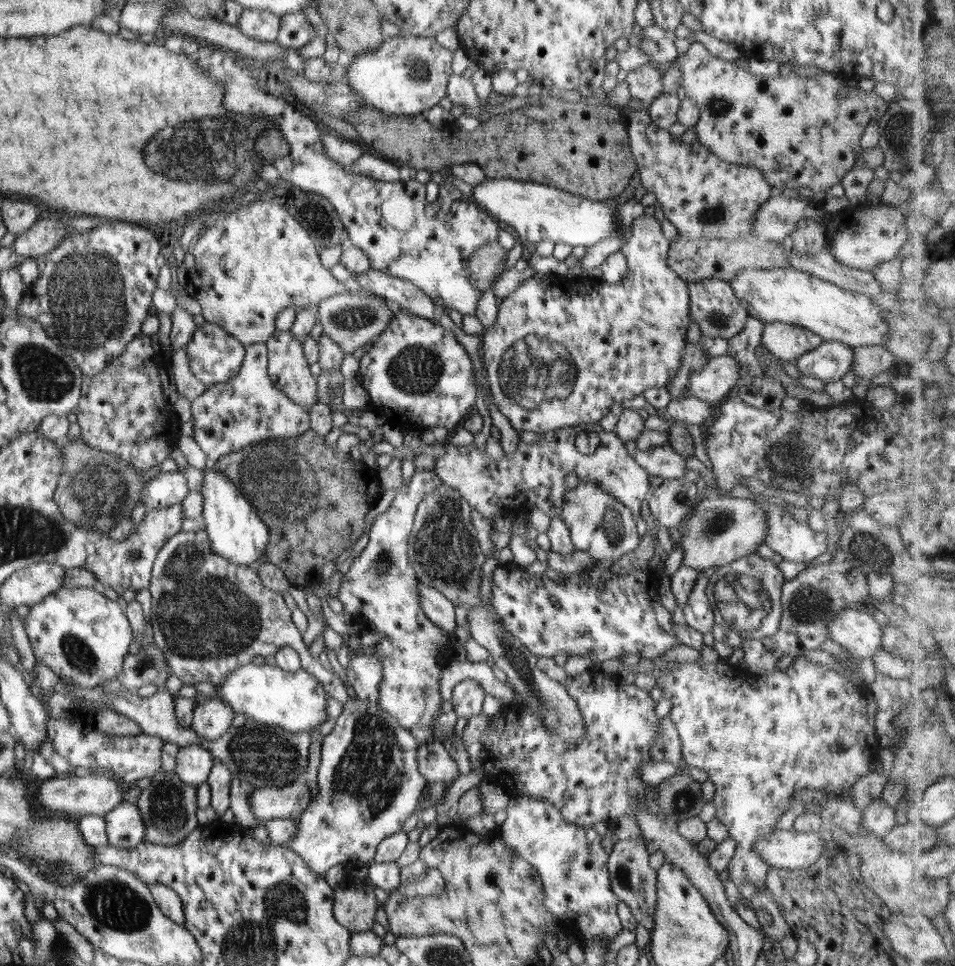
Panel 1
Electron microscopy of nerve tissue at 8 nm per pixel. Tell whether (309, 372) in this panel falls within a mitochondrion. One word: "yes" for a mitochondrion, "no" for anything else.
no

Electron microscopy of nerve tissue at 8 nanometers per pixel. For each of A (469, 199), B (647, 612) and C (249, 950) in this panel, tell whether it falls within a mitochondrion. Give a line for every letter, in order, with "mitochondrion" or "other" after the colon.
A: other
B: other
C: mitochondrion

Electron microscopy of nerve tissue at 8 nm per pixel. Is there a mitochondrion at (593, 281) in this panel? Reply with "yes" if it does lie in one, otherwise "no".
no

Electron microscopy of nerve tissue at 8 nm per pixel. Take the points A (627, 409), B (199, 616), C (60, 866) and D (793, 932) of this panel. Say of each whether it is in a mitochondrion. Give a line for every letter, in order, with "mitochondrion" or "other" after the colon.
A: other
B: mitochondrion
C: mitochondrion
D: other

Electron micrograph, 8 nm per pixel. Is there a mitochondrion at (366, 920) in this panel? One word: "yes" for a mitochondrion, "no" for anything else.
no

